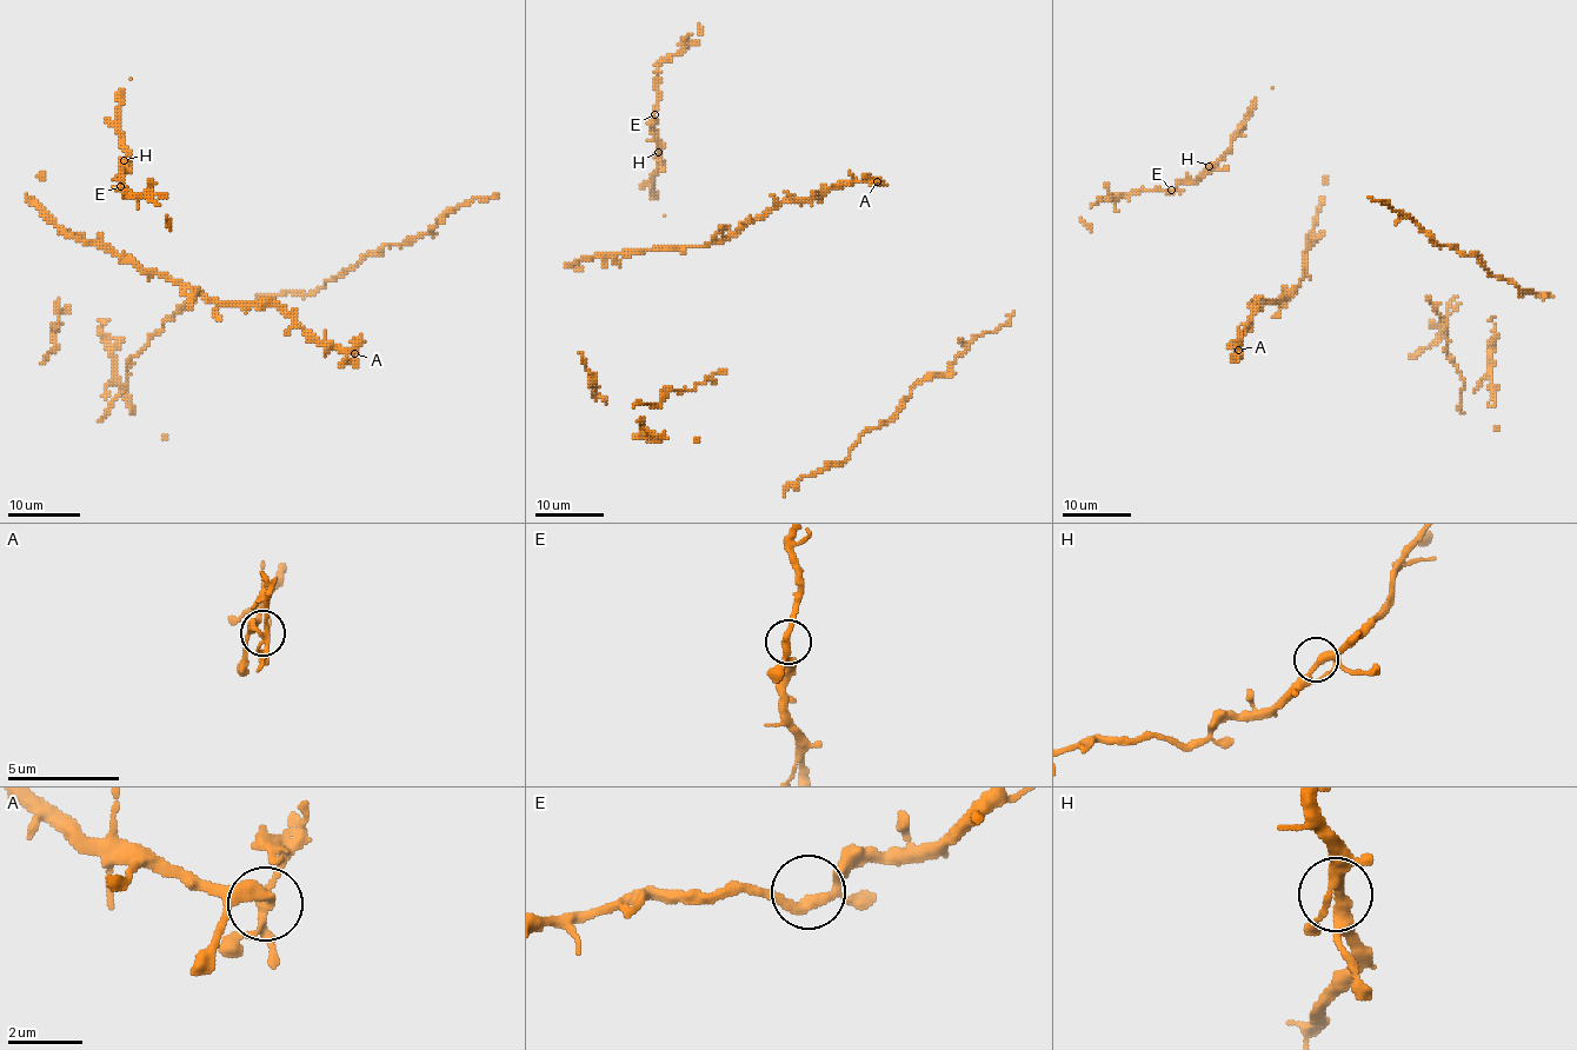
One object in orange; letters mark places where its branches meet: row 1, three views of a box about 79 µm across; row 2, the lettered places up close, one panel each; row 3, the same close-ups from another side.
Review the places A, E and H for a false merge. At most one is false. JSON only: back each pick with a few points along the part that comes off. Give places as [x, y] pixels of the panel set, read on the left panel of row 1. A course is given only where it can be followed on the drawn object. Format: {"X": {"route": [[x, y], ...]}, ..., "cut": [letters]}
{"A": {"route": [[354, 353], [361, 333]]}, "cut": ["A"]}

